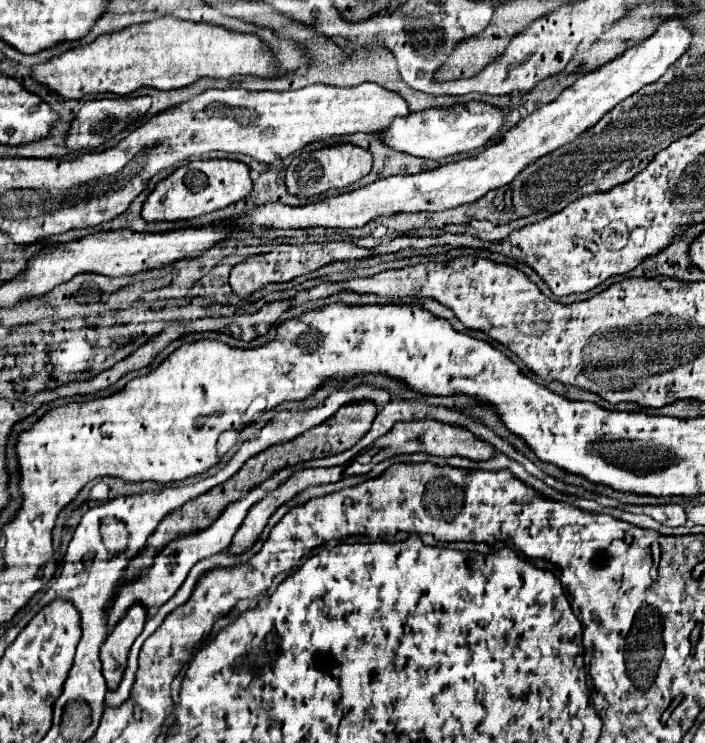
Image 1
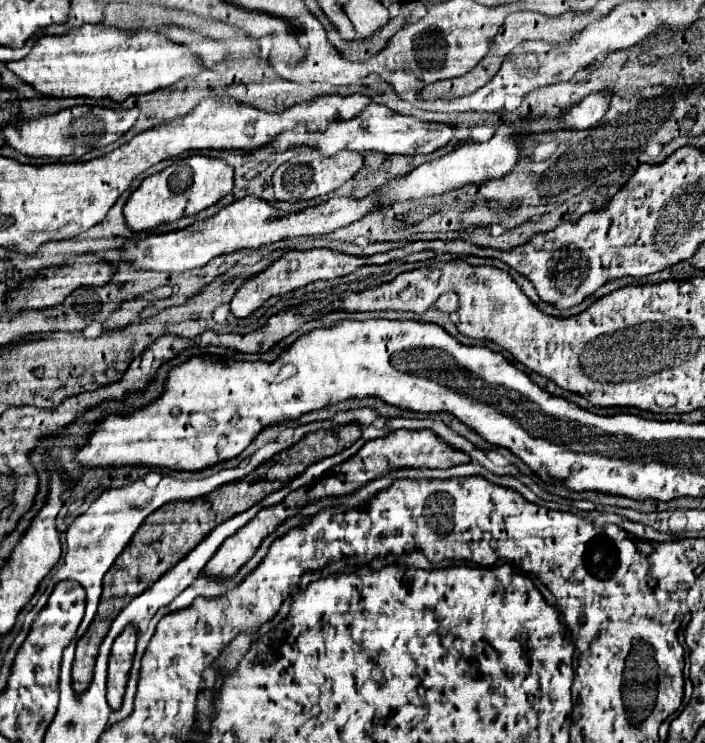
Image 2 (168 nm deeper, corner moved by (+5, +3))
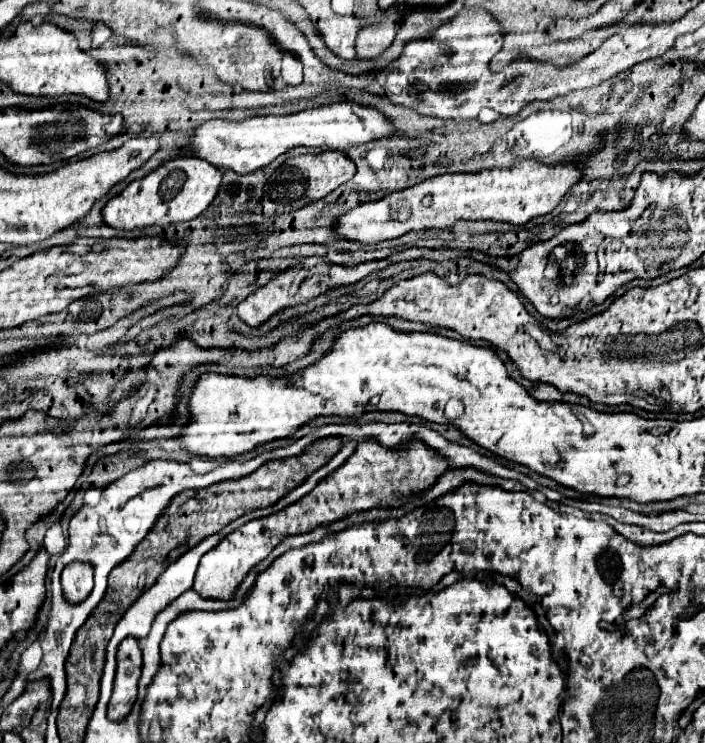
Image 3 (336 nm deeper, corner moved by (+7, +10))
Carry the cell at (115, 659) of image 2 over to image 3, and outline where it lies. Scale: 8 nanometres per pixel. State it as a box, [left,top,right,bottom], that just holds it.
[108,637,142,721]

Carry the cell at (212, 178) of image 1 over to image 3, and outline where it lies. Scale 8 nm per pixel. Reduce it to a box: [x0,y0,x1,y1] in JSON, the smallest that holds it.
[102,157,222,229]

